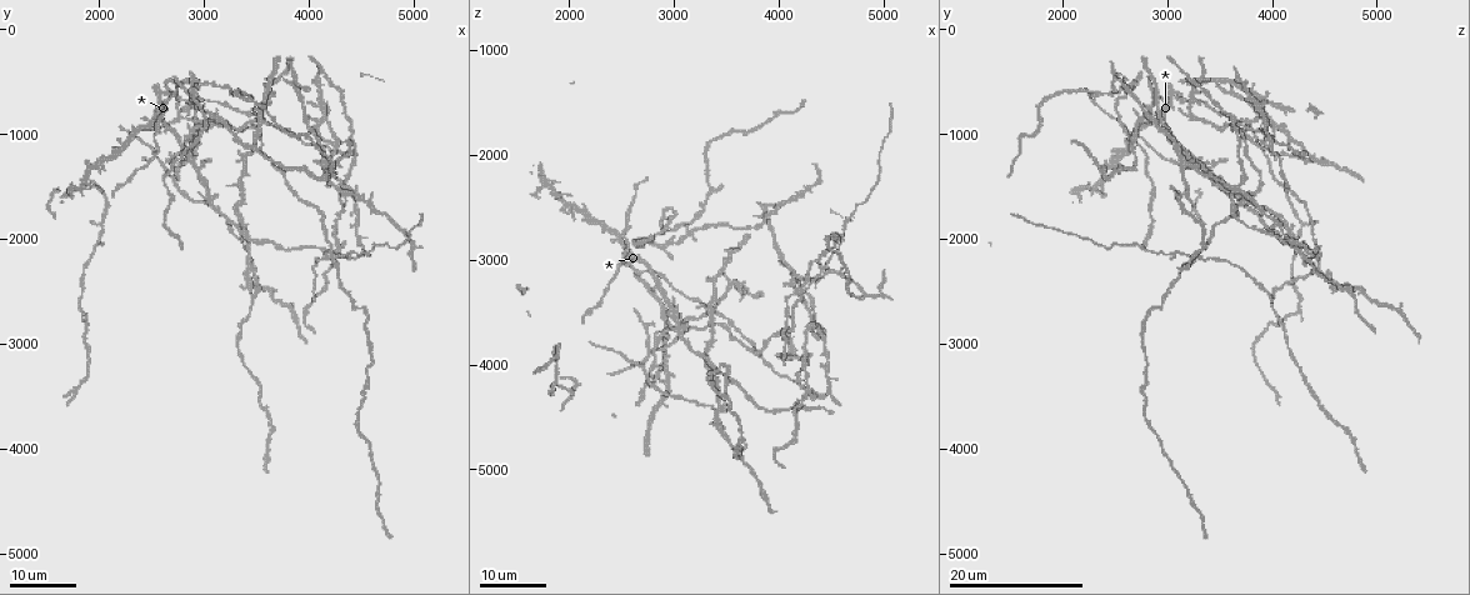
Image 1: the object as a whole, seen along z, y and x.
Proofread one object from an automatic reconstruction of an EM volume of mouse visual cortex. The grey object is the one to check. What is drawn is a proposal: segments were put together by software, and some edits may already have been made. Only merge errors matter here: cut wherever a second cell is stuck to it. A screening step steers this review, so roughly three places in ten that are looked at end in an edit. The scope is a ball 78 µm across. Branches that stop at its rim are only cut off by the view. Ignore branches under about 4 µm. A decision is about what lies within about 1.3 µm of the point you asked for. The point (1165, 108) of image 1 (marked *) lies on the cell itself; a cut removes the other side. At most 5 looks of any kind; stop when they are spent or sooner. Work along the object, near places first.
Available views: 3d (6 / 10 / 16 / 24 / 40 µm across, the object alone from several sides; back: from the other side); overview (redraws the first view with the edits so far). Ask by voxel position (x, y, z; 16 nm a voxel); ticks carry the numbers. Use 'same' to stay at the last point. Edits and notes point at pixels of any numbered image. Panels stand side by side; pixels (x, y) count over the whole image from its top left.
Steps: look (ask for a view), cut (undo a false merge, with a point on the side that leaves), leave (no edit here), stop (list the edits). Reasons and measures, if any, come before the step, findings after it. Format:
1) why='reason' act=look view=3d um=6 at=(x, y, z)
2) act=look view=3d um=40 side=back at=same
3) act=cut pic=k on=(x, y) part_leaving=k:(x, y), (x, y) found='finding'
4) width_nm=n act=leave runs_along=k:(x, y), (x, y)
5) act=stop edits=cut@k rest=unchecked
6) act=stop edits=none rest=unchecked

why='four arms meet' act=look view=3d um=16 at=(4380, 1520, 3640)

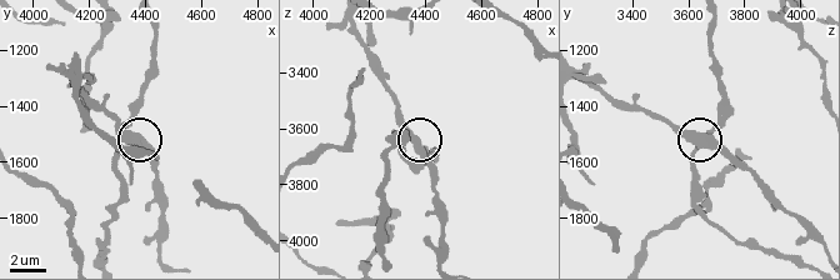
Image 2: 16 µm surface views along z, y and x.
why='zoom in' act=look view=3d um=10 at=(4360, 1520, 3640)

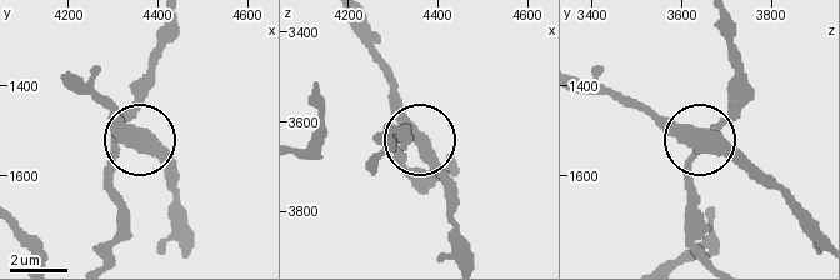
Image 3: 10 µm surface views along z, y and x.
act=leave runs_along=3:(108, 255), (120, 234), (113, 169), (136, 140), (134, 100) found='continuous, no second cell'

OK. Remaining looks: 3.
why='side arm on a straight run' act=look view=3d um=24 at=(4160, 1120, 4160)

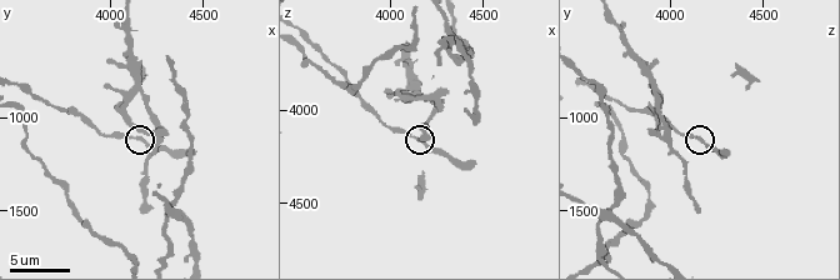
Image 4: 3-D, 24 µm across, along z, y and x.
why='zoom in' act=look view=3d um=6 at=(4160, 1120, 4180)

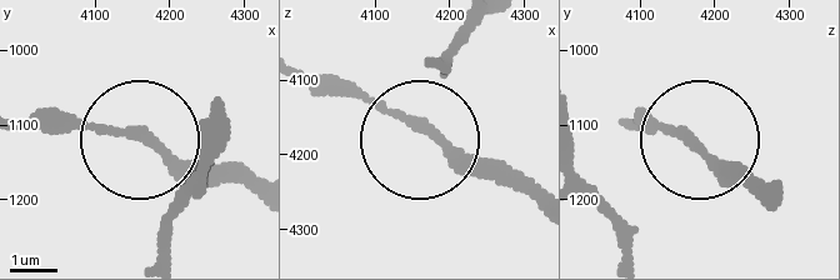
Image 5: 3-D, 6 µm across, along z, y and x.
arms=3 act=leave runs_along=5:(628, 118), (695, 136), (744, 185) found='all the same cell'

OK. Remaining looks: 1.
act=stop edits=none rest=unchecked

